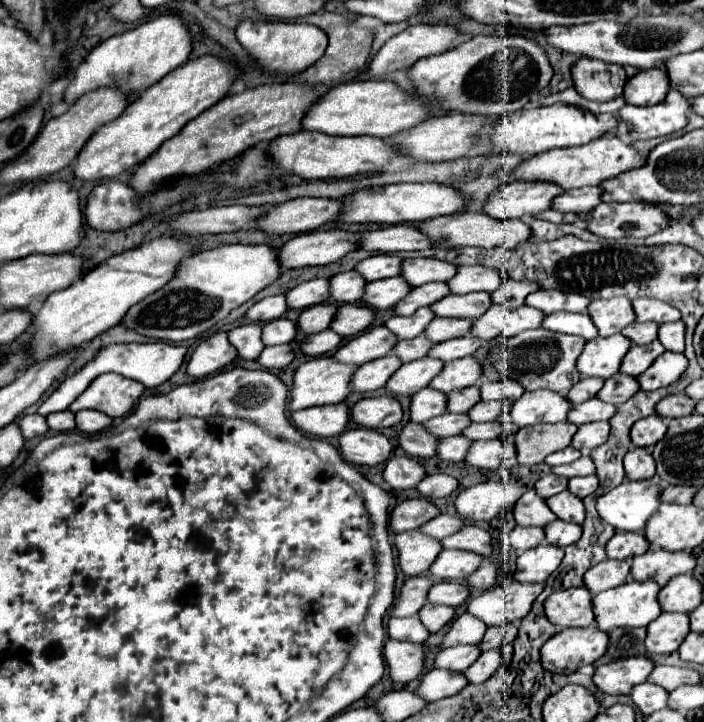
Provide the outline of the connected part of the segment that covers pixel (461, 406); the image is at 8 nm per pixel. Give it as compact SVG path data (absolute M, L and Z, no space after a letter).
M476 385L458 389L448 395L448 411L450 413L468 413L480 401L480 389Z

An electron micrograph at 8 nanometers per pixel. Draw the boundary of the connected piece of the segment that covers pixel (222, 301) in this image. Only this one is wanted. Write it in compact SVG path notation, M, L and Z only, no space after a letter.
M220 245L216 249L198 251L178 265L172 281L132 305L122 319L126 329L140 335L186 341L194 339L218 321L222 321L232 309L252 299L260 289L274 283L282 273L276 251L266 245Z

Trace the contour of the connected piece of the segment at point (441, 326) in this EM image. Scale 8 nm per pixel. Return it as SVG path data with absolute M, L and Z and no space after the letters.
M434 317L434 321L430 321L430 325L426 327L424 335L430 337L430 341L434 341L434 343L442 343L446 339L468 335L470 327L472 327L470 319L442 319L442 317Z

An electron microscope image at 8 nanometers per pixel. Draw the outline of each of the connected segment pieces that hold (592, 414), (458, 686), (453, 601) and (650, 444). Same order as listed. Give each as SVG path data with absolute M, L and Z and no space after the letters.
M590 399L584 401L582 405L576 405L570 409L570 415L566 417L566 421L574 423L574 425L582 425L582 423L592 423L592 421L602 421L602 419L610 419L614 415L616 407L598 399Z
M432 669L422 677L422 681L420 681L418 689L416 689L416 695L420 695L424 701L432 703L432 701L450 697L450 695L456 695L466 685L468 685L468 681L466 681L466 677L462 673Z
M456 581L434 583L432 589L428 591L428 601L434 605L458 607L466 601L466 597L468 597L468 587L464 583L456 583Z
M650 415L638 419L636 425L630 429L630 439L634 447L654 449L654 445L666 435L666 421L660 415Z

